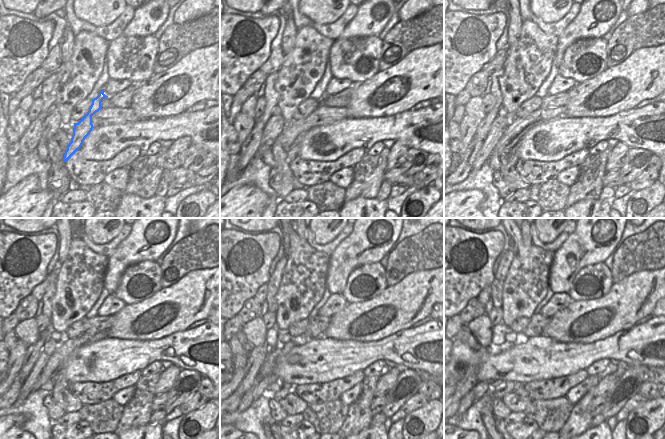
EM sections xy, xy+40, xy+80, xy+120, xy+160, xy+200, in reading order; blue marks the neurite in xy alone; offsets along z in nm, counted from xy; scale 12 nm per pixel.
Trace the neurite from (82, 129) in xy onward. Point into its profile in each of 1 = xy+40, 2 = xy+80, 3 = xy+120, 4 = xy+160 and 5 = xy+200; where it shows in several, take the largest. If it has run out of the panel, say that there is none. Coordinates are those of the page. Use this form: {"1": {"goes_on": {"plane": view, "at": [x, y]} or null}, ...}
{"1": {"goes_on": {"plane": "xy+40", "at": [295, 147]}}, "2": {"goes_on": {"plane": "xy+80", "at": [513, 157]}}, "3": {"goes_on": {"plane": "xy+120", "at": [58, 377]}}, "4": {"goes_on": {"plane": "xy+160", "at": [287, 385]}}, "5": {"goes_on": {"plane": "xy+200", "at": [508, 386]}}}

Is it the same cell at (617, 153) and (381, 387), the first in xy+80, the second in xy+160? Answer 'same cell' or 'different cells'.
same cell

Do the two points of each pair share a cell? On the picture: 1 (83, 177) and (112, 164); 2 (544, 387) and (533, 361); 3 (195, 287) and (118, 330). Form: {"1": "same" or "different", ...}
{"1": "same", "2": "different", "3": "same"}

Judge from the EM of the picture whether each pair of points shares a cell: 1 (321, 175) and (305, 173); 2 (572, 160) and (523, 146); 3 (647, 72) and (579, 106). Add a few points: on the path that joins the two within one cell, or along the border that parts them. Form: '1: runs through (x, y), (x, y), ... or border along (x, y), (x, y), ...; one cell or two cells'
1: runs through (317, 173), (309, 173); one cell
2: border along (585, 148), (572, 151), (557, 160), (540, 161); two cells
3: runs through (629, 76), (614, 76), (593, 89); one cell

